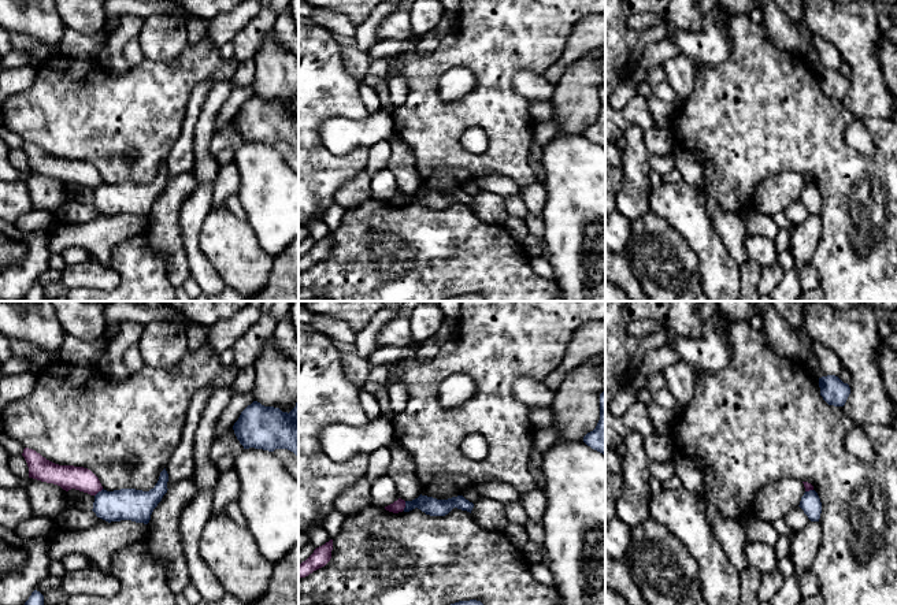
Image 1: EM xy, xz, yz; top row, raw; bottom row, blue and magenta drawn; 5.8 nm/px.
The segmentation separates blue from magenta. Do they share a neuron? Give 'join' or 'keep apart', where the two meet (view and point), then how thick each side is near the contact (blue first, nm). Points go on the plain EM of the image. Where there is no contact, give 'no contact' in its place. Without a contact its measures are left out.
keep apart; contact xz (406, 199); calibres 110 and 70 nm

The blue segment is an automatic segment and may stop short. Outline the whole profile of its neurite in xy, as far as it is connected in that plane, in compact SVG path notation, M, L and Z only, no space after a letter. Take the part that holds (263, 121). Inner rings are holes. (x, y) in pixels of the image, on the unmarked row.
M299 93L289 107L253 94L241 105L233 123L244 142L288 142L299 149Z

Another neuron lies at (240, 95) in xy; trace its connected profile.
M233 86L231 93L220 108L216 122L215 130L223 130L230 122L233 122L234 116L238 114L241 105L255 94L253 86Z

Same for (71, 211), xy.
M71 198L58 209L58 215L64 223L86 223L96 218L108 216L97 211L93 204L78 203Z

